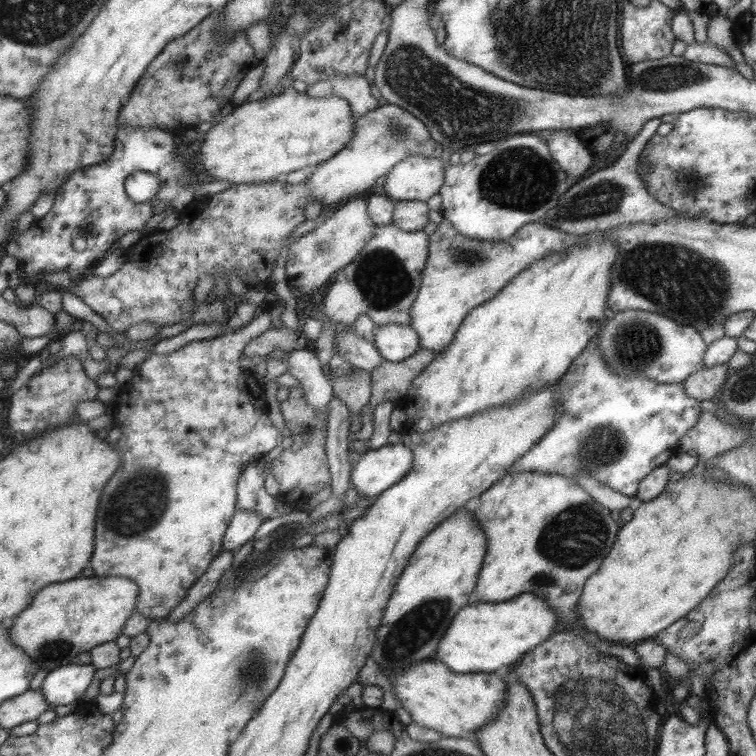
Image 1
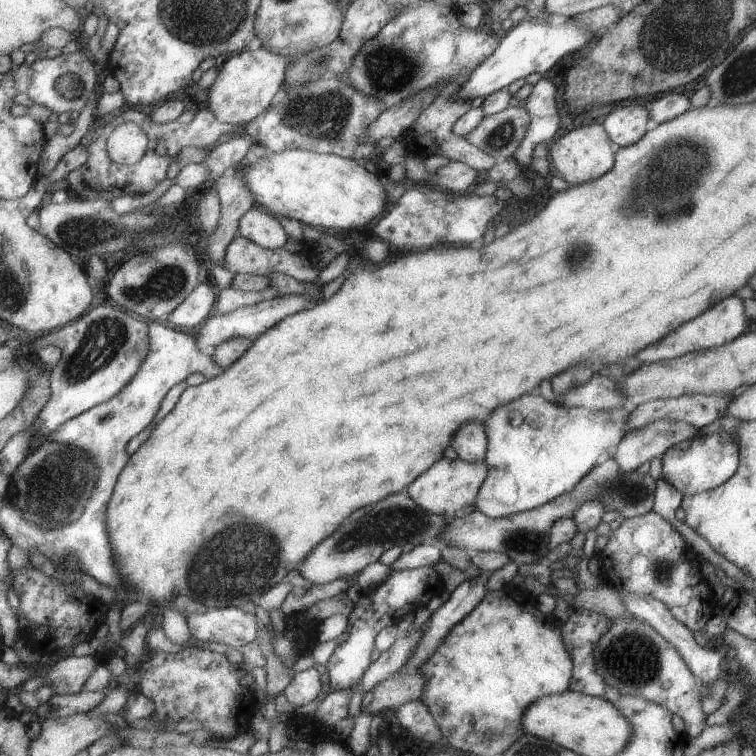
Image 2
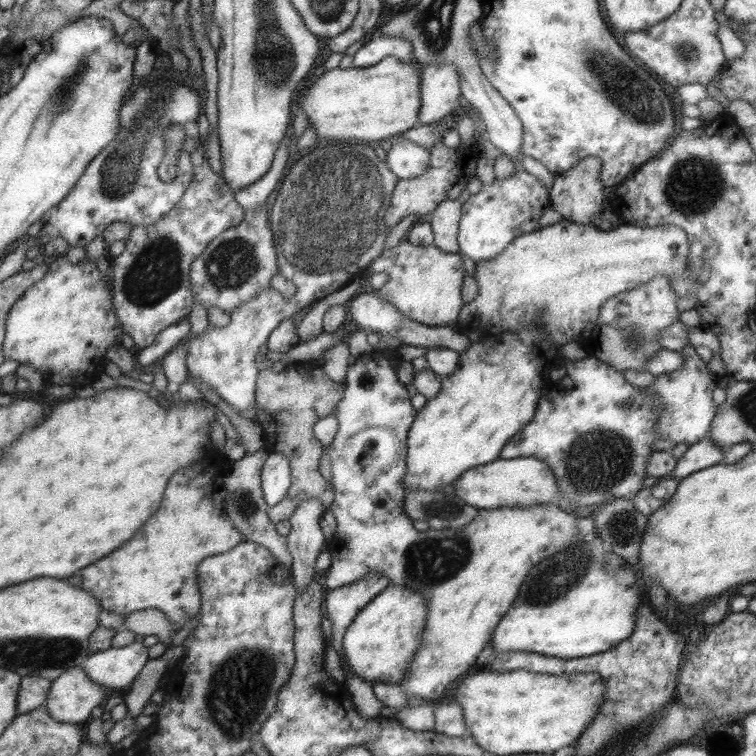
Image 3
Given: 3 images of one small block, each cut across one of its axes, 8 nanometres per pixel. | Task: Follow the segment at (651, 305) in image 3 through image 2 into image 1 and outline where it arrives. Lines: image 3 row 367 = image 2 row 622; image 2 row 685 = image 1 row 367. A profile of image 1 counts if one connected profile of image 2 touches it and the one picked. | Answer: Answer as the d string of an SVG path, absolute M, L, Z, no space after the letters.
M621 310L613 312L611 318L605 318L601 329L597 331L597 348L607 364L607 368L621 376L623 380L643 376L661 384L681 384L695 369L702 364L706 345L700 333L691 325L679 324L669 317L645 310Z

